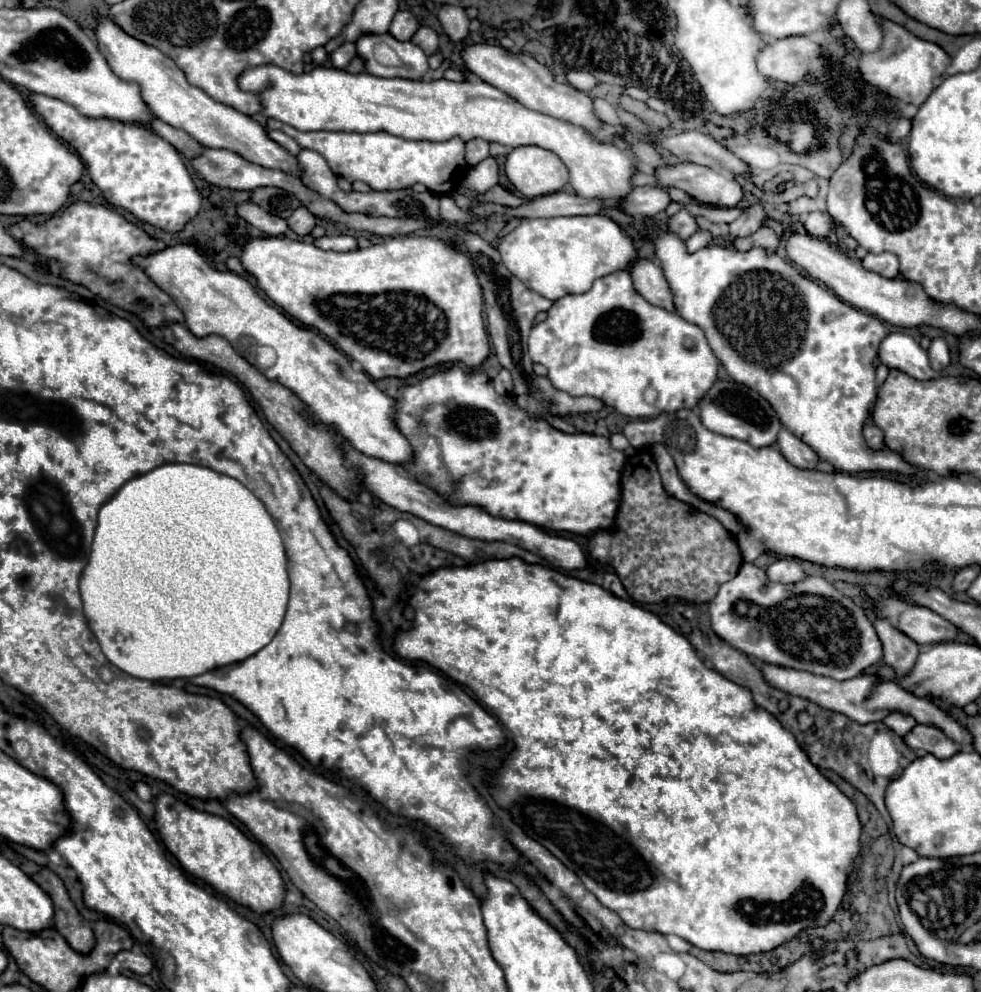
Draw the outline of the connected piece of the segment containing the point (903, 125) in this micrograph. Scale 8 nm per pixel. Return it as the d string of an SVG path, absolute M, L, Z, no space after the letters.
M901 117L901 119L897 121L897 125L895 125L895 129L891 131L891 139L893 139L893 143L903 141L903 139L909 135L909 131L911 131L911 121L905 119L905 117Z

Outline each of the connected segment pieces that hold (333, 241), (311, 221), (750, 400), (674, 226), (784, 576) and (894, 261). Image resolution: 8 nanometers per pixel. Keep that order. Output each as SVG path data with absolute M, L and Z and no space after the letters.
M325 235L319 239L313 239L313 245L319 249L331 249L331 251L351 251L357 249L357 241L351 235Z
M305 207L297 209L297 221L289 221L289 227L291 227L299 237L309 235L315 225L317 225L317 217L311 215Z
M717 381L705 395L705 399L697 407L703 425L719 435L727 435L733 439L741 439L751 443L753 447L769 447L777 441L777 433L781 429L781 421L777 419L773 407L755 391L741 387L735 381Z
M681 209L677 215L669 219L669 231L677 233L681 239L689 239L697 229L699 227L695 223L695 217L687 209Z
M779 559L779 561L771 563L767 569L767 575L769 575L769 579L773 579L777 583L797 583L807 577L803 567L795 559Z
M867 253L863 259L863 267L873 273L885 275L889 279L899 275L899 259L893 253L879 253L879 255Z

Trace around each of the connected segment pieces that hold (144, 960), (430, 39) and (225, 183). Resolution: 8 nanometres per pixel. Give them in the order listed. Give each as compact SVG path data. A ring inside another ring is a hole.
M119 951L115 957L117 957L117 961L121 963L123 969L129 969L129 971L133 971L137 975L147 975L151 971L151 967L153 967L153 961L143 953Z
M419 27L411 41L413 41L415 45L419 45L427 55L433 55L433 53L437 51L437 47L439 47L439 37L437 37L437 33L435 33L433 29L429 29L429 27Z
M205 149L205 155L201 155L201 159L193 159L193 167L201 175L201 179L217 187L231 187L231 189L241 189L241 191L253 191L259 187L281 187L285 191L293 191L293 195L301 195L301 199L309 199L309 191L301 187L301 181L295 175L289 175L277 169L265 169L225 149Z

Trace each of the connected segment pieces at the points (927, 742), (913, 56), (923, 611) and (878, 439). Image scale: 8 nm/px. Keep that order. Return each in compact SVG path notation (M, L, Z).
M915 725L903 737L903 741L907 747L923 749L923 751L939 757L939 759L949 759L963 749L959 743L951 741L949 737L943 735L943 731L939 731L937 727L931 727L931 725Z
M881 19L881 25L883 25L883 33L885 33L881 49L875 53L869 53L869 55L855 53L859 59L859 71L861 71L863 79L867 83L875 85L879 91L893 95L893 97L901 99L903 103L921 105L931 93L931 81L947 69L951 59L939 45L917 39L915 35L911 35L907 29L903 29L897 23Z
M897 597L879 601L877 615L887 617L897 629L901 629L915 643L941 643L955 641L957 627L927 607L899 601Z
M867 425L863 429L863 437L871 449L881 449L883 447L883 431L877 425Z

